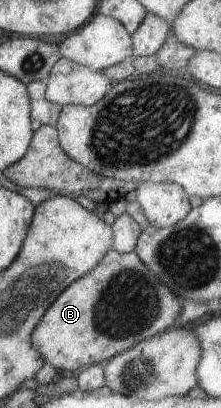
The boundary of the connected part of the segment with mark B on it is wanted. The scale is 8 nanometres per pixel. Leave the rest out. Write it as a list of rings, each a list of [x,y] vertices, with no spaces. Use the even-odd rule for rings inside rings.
[[[109,249],[97,263],[83,276],[74,280],[55,298],[39,319],[31,333],[34,349],[37,349],[41,360],[49,363],[61,374],[76,374],[85,367],[104,364],[112,356],[131,348],[139,341],[147,340],[153,335],[171,328],[179,316],[181,302],[178,296],[158,280],[139,260],[135,251],[118,253]]]

